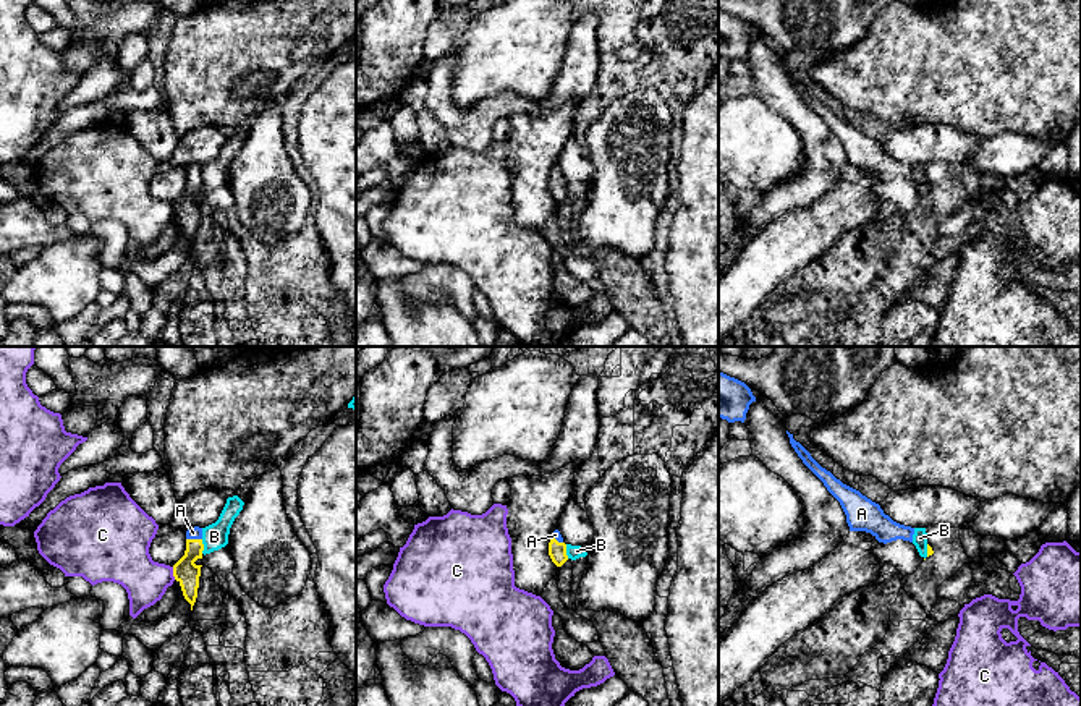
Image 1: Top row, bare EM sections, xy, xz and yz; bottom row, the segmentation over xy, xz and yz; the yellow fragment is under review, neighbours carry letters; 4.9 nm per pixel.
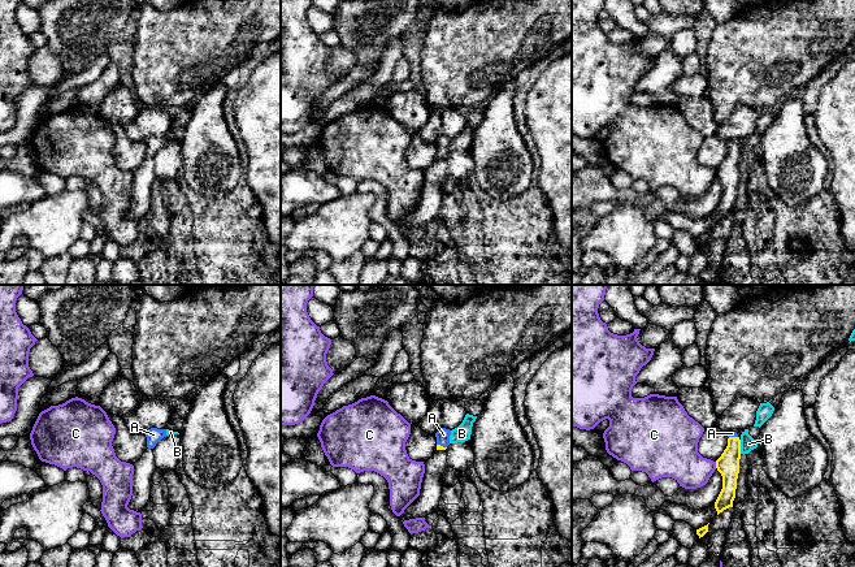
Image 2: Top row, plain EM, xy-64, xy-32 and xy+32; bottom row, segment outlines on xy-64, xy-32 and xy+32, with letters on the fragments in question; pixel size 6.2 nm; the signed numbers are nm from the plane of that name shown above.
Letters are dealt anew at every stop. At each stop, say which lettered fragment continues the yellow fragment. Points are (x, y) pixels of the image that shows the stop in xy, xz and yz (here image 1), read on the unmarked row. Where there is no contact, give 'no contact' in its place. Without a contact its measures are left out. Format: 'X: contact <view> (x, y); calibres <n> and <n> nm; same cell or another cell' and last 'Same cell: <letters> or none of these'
A: contact xy (195, 177); calibres 120 and 60 nm; same cell
B: contact xy (203, 183); calibres 120 and 130 nm; another cell
C: contact xy (173, 211); calibres 120 and 240 nm; another cell
Same cell: A

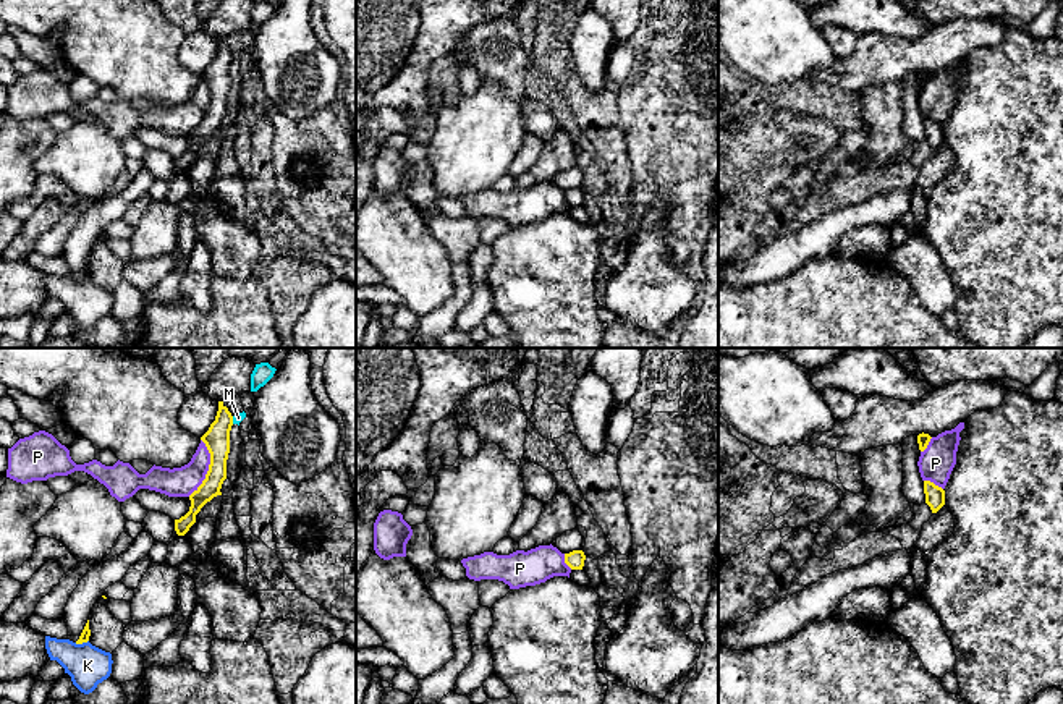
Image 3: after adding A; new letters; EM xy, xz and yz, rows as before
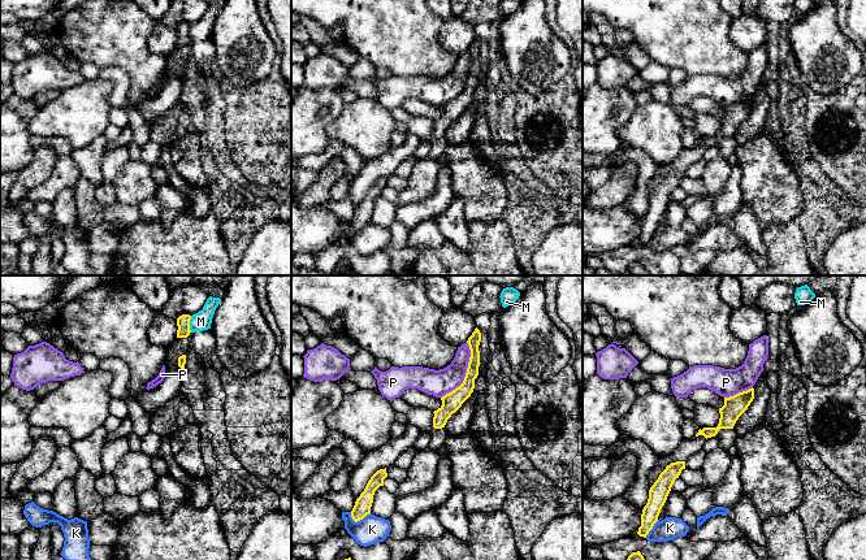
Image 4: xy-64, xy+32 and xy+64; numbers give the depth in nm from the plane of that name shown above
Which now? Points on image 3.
K: contact xy (81, 280); calibres 50 and 200 nm; another cell
M: contact xy (232, 57); calibres 130 and 50 nm; another cell
P: contact xy (209, 106); calibres 130 and 150 nm; another cell
Same cell: none of these

